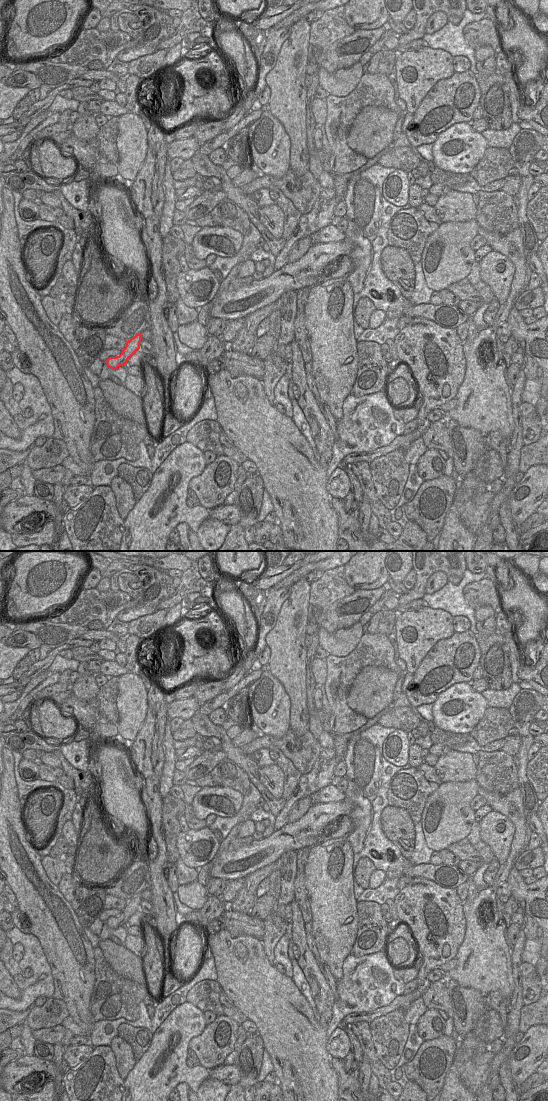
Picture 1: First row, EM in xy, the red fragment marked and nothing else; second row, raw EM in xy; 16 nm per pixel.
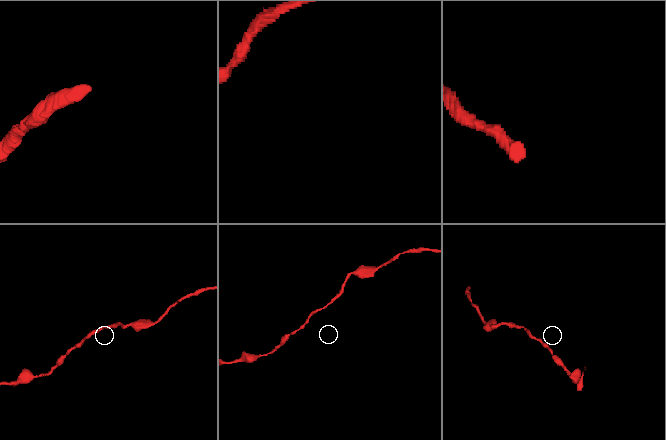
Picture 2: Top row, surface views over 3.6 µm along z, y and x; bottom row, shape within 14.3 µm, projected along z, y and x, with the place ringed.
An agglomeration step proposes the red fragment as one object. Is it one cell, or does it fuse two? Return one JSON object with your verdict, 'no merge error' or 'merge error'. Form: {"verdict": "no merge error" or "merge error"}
{"verdict": "no merge error"}

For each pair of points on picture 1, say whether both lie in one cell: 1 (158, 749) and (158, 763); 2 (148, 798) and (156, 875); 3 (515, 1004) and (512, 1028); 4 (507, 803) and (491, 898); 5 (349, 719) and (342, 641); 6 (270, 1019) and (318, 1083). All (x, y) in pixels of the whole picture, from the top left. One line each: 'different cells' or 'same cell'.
1: same cell
2: same cell
3: same cell
4: same cell
5: different cells
6: same cell

